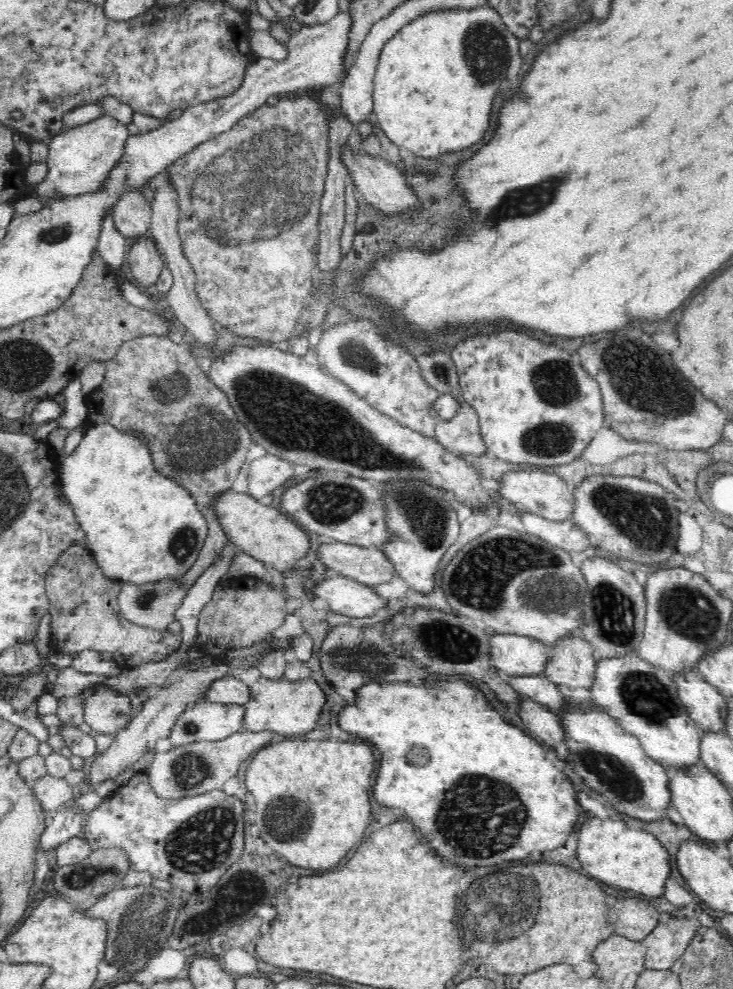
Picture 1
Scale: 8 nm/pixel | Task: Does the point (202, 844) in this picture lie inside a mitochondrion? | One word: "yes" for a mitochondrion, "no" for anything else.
yes

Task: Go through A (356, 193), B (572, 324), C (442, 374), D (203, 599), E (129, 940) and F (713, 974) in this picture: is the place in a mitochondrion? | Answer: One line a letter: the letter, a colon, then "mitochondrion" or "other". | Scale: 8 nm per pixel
A: other
B: other
C: mitochondrion
D: other
E: mitochondrion
F: mitochondrion

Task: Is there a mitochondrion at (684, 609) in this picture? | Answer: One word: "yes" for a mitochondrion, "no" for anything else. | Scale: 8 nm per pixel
yes

